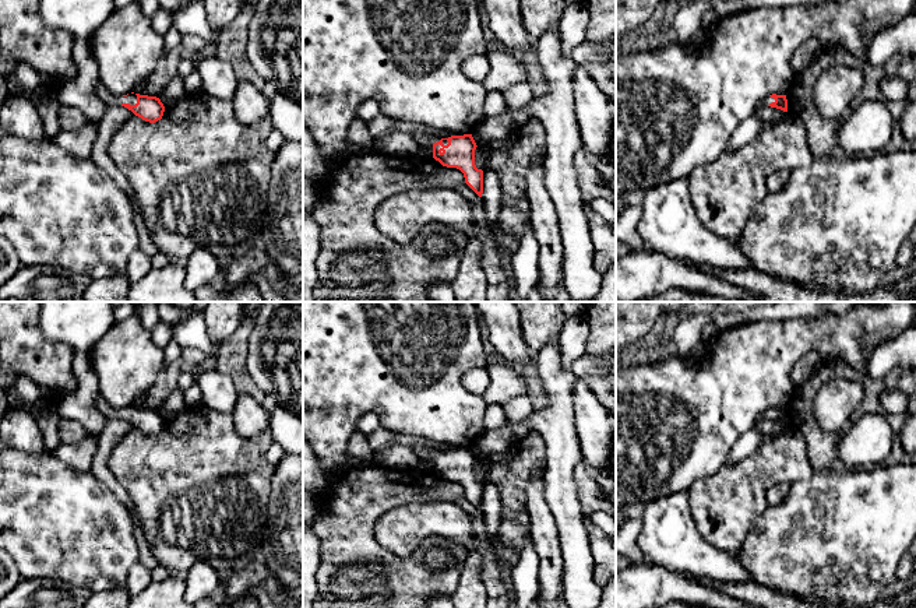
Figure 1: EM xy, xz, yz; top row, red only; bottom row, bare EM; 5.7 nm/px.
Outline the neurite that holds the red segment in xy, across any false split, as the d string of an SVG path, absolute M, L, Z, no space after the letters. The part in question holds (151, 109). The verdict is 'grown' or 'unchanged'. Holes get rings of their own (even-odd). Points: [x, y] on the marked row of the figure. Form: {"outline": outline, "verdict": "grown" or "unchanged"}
{"outline": "M102 82L96 84L98 96L102 99L105 106L121 105L131 110L135 116L145 122L155 123L162 119L165 106L156 96L127 94L127 95L113 95L105 89Z", "verdict": "grown"}

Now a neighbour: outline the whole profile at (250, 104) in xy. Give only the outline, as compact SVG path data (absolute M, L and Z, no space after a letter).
M239 81L232 98L236 117L246 126L256 126L268 116L269 101L250 81Z

